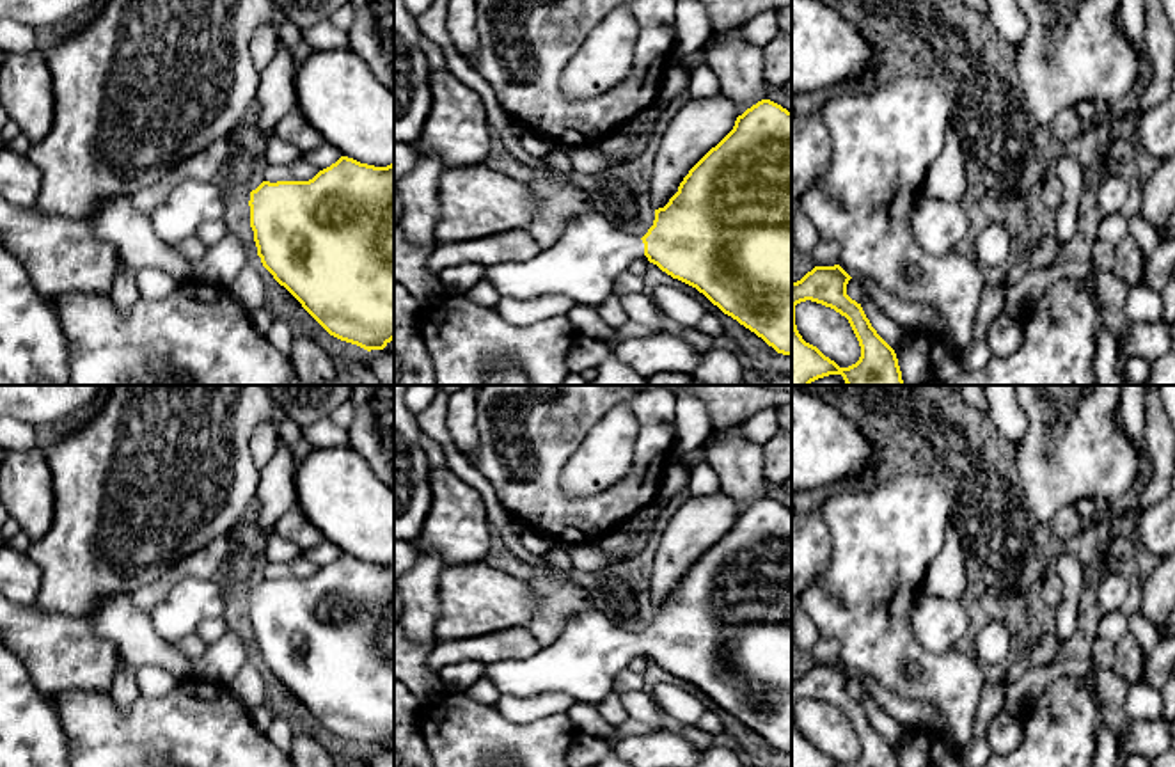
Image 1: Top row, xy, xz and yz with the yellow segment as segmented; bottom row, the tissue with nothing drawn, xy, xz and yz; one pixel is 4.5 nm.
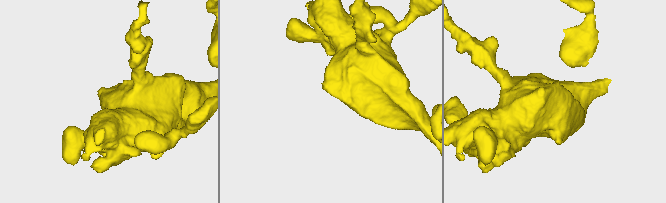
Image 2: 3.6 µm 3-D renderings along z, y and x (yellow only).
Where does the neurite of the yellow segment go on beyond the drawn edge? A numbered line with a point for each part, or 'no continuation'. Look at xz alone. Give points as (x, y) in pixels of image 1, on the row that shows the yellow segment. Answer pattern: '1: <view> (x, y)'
1: xz (584, 263)

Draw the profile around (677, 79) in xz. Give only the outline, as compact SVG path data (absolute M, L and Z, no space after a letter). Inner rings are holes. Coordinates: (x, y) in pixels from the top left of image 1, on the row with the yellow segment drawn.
M673 64L666 69L660 96L667 103L673 101L678 94L682 94L690 82L690 71L682 64Z

